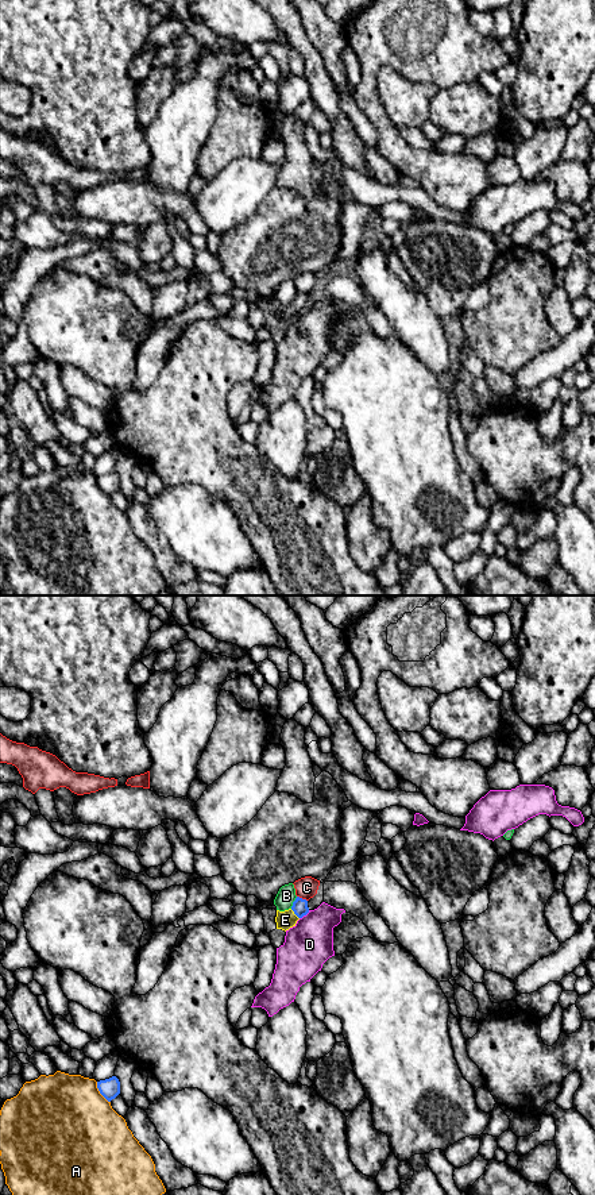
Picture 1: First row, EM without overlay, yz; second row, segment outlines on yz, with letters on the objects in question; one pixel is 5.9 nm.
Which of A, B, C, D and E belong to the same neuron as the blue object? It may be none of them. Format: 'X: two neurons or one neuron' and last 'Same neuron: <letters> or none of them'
A: two neurons
B: two neurons
C: two neurons
D: two neurons
E: one neuron
Same neuron: E

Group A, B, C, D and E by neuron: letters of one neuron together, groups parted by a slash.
A / B / C / D / E

